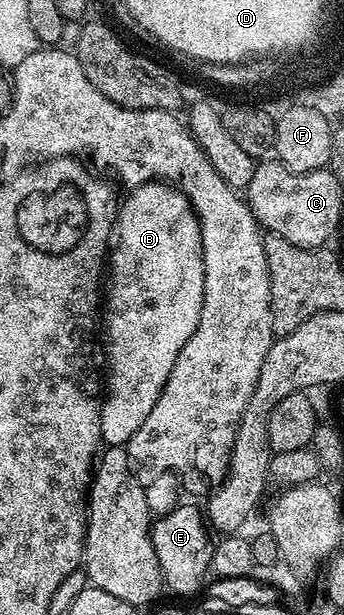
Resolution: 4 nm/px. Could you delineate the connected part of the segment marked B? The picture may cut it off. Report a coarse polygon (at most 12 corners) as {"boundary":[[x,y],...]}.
{"boundary":[[130,189],[105,284],[101,434],[126,446],[201,318],[199,217]]}

